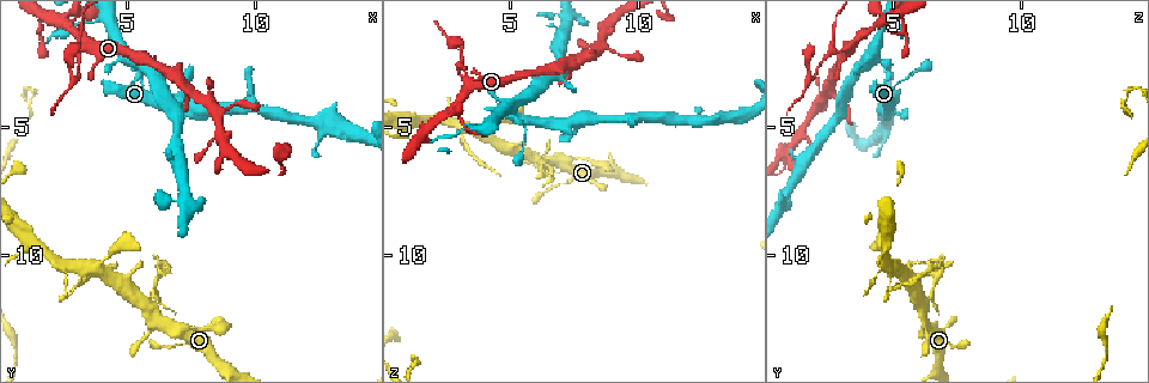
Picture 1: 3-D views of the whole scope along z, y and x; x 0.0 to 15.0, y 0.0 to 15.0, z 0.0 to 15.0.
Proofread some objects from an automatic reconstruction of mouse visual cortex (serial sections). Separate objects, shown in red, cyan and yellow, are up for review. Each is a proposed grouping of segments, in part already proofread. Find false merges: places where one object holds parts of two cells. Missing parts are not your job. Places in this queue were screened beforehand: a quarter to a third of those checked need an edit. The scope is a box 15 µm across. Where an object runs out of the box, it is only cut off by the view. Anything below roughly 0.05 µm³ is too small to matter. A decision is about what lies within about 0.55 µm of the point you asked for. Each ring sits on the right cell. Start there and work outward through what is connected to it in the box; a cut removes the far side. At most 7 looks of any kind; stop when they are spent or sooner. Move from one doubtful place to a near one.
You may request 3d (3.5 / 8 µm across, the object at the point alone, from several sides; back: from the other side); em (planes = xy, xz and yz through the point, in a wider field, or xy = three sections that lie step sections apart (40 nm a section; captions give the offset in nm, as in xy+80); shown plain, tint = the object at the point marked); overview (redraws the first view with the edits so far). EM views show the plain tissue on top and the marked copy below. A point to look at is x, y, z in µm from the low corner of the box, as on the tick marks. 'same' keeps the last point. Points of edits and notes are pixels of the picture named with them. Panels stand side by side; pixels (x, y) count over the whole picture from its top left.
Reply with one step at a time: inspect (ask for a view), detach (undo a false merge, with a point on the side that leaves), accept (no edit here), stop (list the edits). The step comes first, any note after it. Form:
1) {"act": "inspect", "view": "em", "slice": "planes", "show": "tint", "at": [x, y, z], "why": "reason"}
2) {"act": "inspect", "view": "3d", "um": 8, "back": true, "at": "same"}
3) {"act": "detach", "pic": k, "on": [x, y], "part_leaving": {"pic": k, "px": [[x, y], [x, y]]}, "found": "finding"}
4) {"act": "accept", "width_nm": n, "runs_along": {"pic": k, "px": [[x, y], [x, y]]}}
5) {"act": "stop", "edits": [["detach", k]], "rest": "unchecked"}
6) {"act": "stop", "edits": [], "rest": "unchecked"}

{"act": "inspect", "view": "3d", "um": 3.5, "back": true, "at": [5.2, 2.5, 4.4], "why": "two arms in line, one across"}

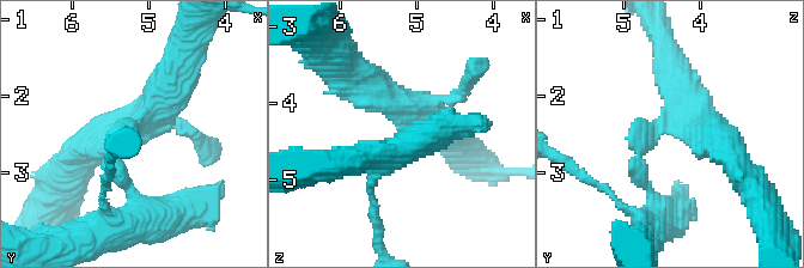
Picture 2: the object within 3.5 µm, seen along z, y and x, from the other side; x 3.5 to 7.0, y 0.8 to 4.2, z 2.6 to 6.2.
{"act": "inspect", "view": "em", "slice": "xy", "step": 5, "show": "tint", "at": [5.15, 2.45, 4.45], "why": "need the tissue"}

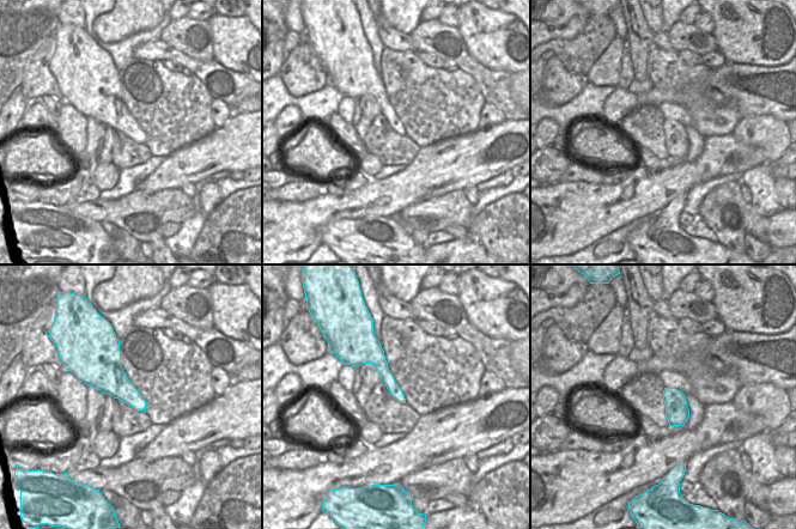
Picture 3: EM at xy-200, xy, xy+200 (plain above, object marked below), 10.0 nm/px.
{"act": "accept", "runs_along": {"pic": 2, "px": [[644, 183], [638, 153], [656, 128], [723, 142]]}, "found": "continuous, no second cell"}

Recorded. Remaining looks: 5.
{"act": "inspect", "view": "3d", "um": 3.5, "at": [3.1, 2.0, 2.6], "why": "three arms meet"}

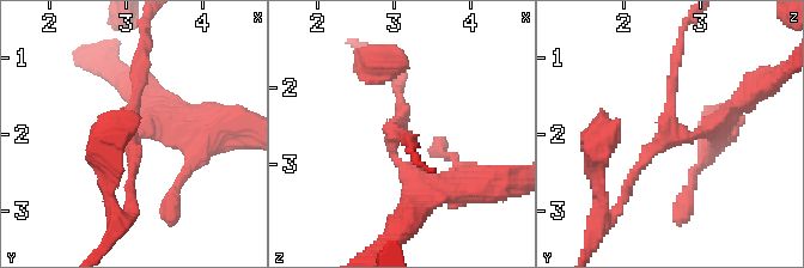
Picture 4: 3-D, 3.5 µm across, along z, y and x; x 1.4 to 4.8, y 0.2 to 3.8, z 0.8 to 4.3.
{"act": "detach", "pic": 4, "on": [671, 87], "part_leaving": {"pic": 4, "px": [[677, 133], [646, 154], [607, 221]]}, "found": "a second cell is stuck on"}

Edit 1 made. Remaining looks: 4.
{"act": "inspect", "view": "3d", "um": 3.5, "at": [2.8, 1.0, 4.3], "why": "four-way junction"}

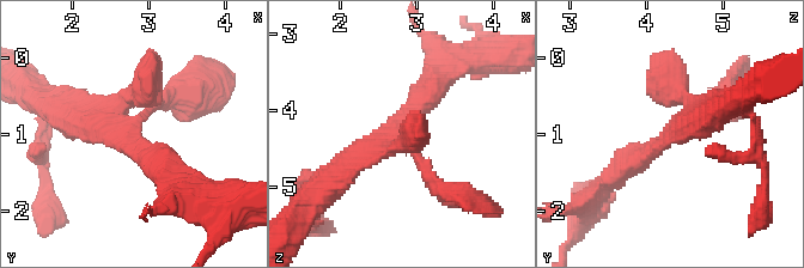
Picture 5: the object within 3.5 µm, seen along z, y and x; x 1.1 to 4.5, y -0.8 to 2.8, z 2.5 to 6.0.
{"act": "inspect", "view": "em", "slice": "xy", "step": 2, "show": "tint", "at": [2.70, 1.00, 4.25], "arms": 4, "arm_widths_nm": [150, 200, 300, 300], "why": "now the EM"}

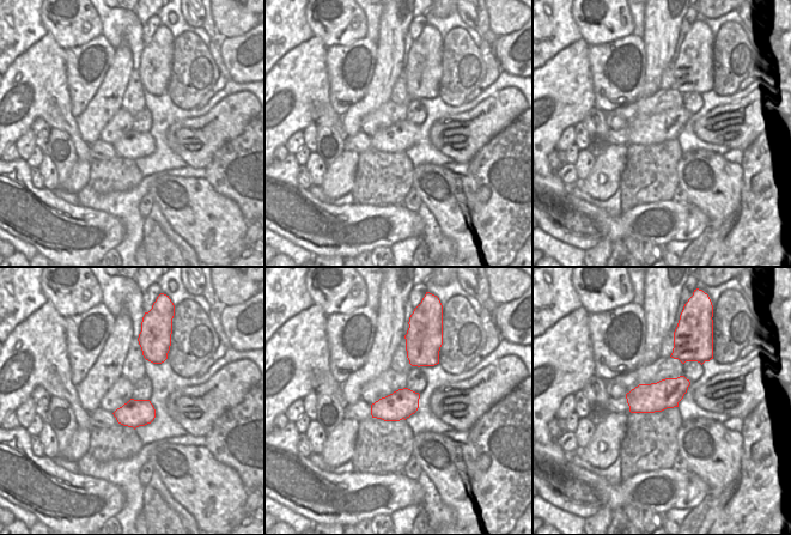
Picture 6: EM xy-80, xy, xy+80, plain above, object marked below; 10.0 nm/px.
{"act": "accept", "runs_along": {"pic": 5, "px": [[443, 78], [402, 125], [333, 180]]}, "found": "continuous, no second cell"}

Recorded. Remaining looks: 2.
{"act": "stop", "edits": [["detach", 4]], "rest": "unchecked"}

